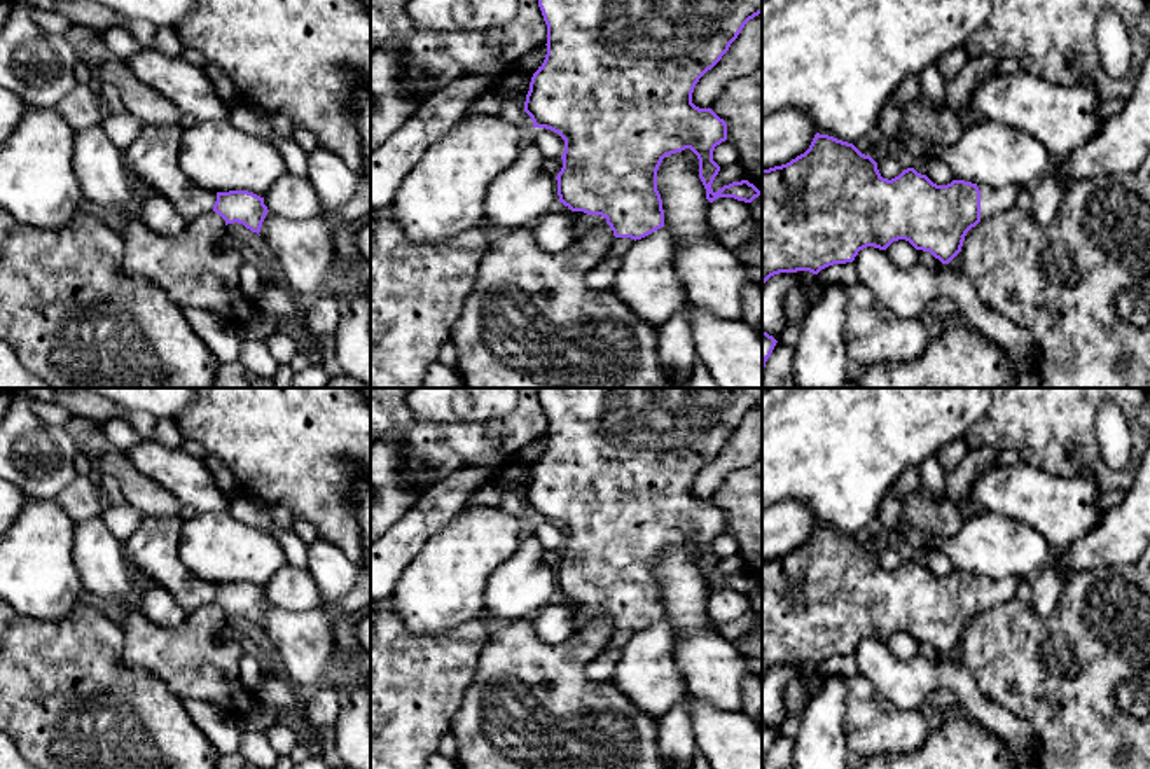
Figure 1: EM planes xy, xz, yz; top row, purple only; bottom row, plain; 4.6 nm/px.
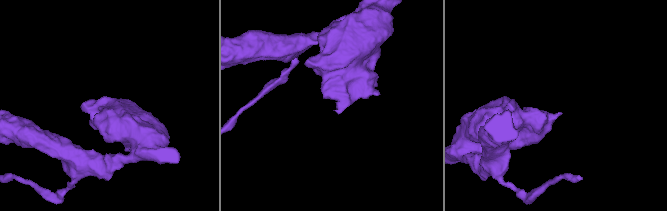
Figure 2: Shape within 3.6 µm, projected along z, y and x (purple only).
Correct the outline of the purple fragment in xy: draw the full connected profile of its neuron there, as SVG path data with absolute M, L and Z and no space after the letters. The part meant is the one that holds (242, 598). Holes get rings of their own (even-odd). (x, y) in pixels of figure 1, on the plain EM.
M178 517L143 519L124 542L128 559L166 589L185 612L215 603L225 612L225 617L238 613L259 626L269 603L264 589L248 582L217 584L197 577L180 559L180 526Z

